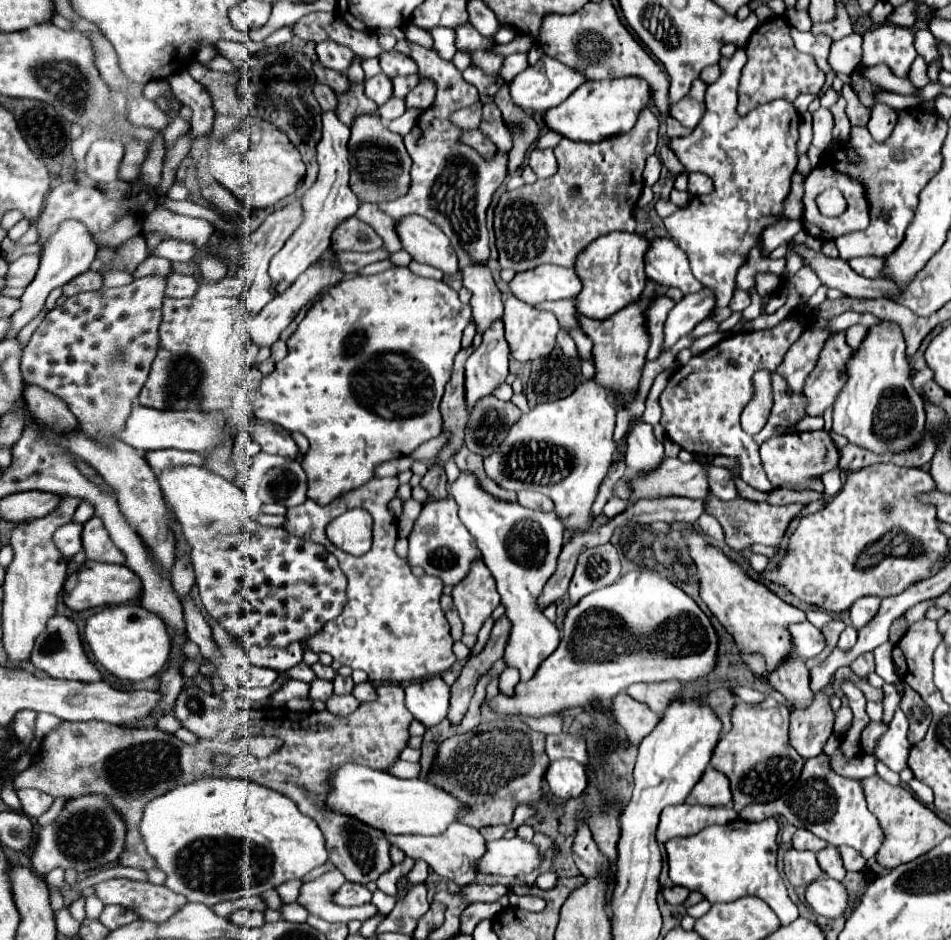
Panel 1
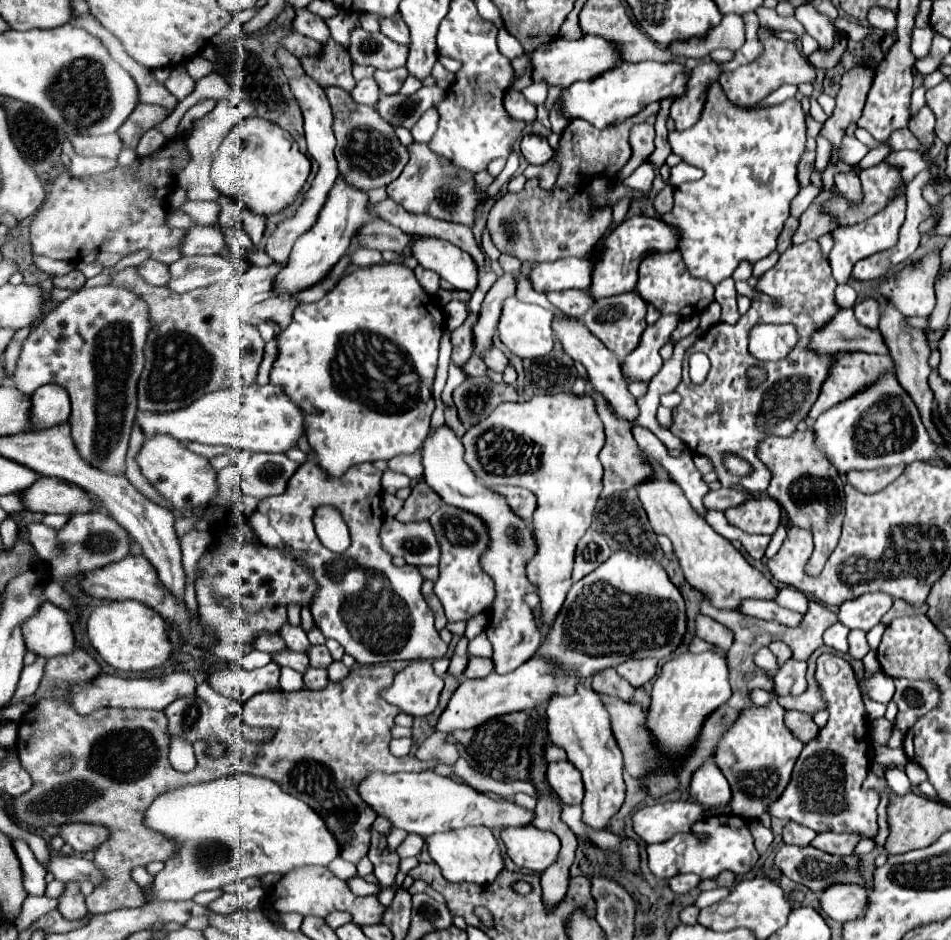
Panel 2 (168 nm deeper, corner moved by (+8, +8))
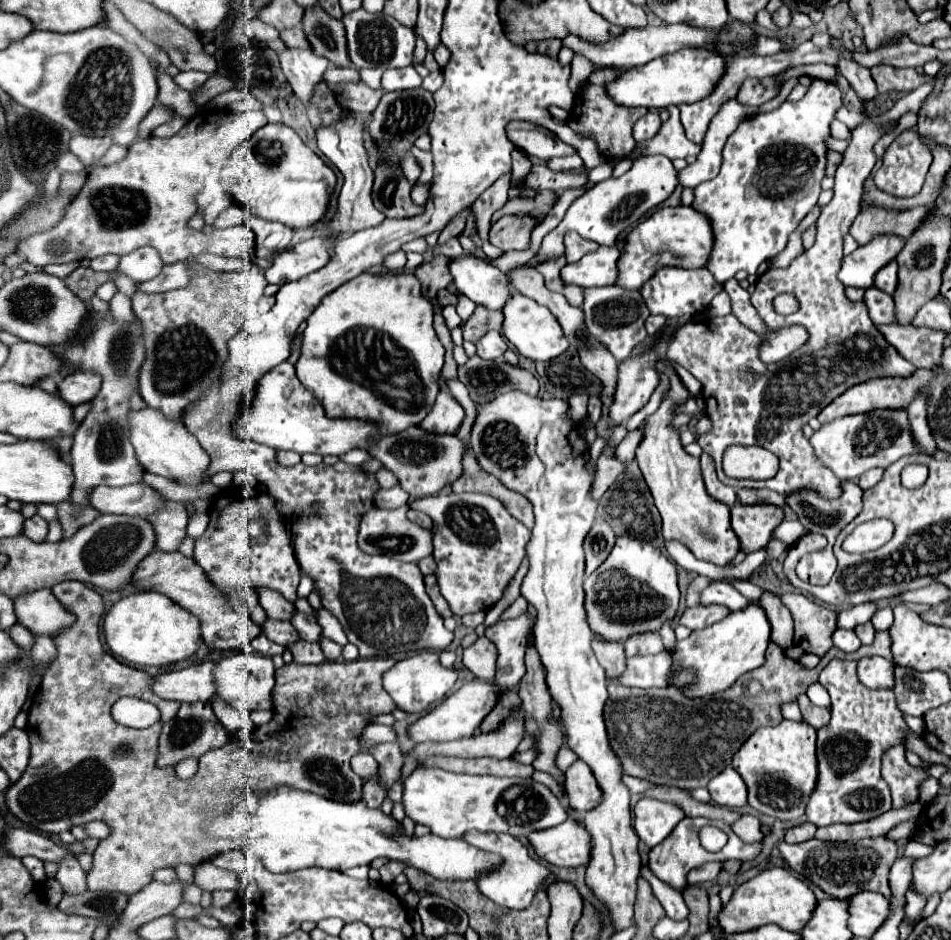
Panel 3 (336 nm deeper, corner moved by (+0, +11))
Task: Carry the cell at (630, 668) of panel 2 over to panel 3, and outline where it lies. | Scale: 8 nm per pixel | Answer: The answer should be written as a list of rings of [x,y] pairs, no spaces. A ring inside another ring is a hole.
[[[647,631],[645,635],[631,635],[625,641],[627,657],[631,657],[631,655],[653,655],[653,653],[661,653],[663,649],[665,647],[663,647],[659,633],[651,633],[651,631]]]

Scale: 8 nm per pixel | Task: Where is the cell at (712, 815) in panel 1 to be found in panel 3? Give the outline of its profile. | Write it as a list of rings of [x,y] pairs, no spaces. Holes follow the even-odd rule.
[[[639,799],[633,807],[633,829],[647,847],[659,845],[685,813],[673,805],[657,799]]]

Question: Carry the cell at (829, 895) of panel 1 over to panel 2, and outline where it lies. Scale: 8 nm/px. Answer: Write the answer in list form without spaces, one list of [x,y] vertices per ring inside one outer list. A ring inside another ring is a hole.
[[[833,884],[821,892],[819,902],[829,918],[843,924],[865,912],[867,892],[857,884]]]

